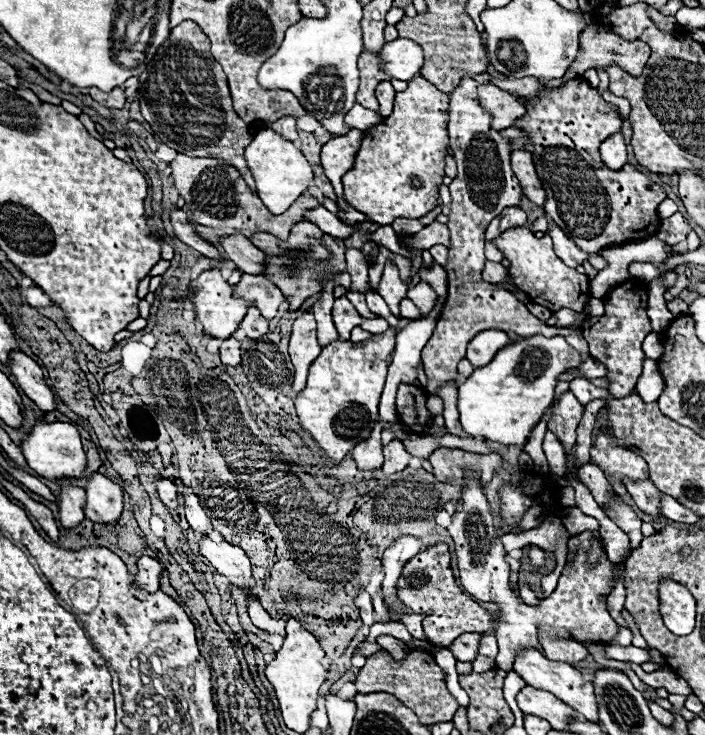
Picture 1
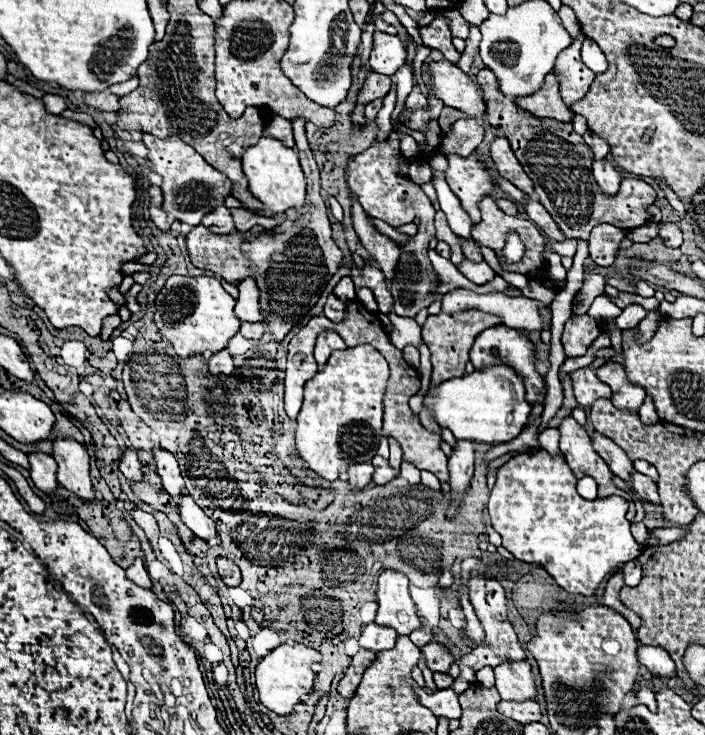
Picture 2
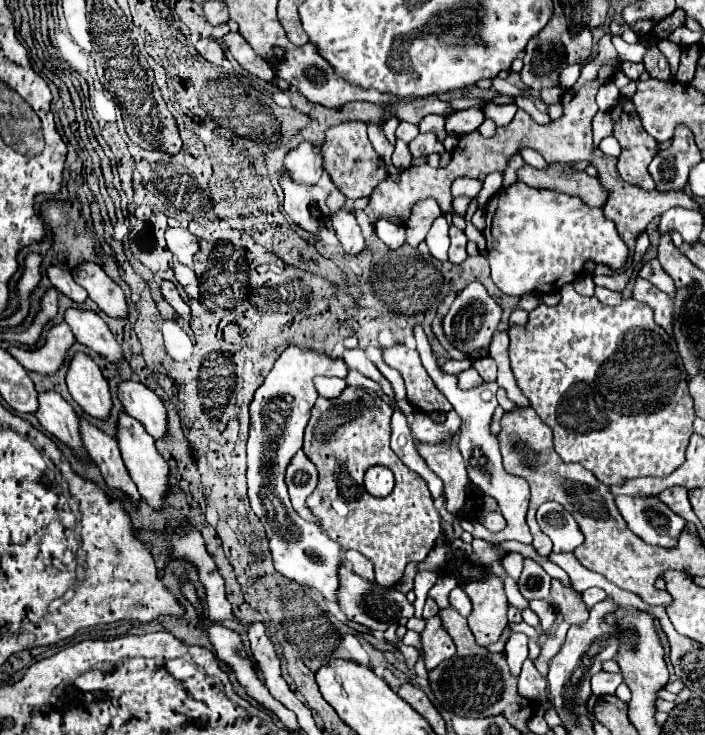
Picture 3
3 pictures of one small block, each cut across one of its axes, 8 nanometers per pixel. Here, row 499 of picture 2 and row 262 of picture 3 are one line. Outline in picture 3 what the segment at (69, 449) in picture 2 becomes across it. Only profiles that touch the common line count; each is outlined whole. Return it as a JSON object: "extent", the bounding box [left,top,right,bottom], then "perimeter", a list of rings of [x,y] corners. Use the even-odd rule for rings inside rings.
{"extent":[72,262,128,318],"perimeter":[[[82,262],[80,266],[72,270],[72,276],[82,288],[86,288],[88,296],[98,304],[102,312],[106,312],[108,316],[116,316],[116,318],[128,316],[122,288],[114,280],[110,280],[96,262]]]}

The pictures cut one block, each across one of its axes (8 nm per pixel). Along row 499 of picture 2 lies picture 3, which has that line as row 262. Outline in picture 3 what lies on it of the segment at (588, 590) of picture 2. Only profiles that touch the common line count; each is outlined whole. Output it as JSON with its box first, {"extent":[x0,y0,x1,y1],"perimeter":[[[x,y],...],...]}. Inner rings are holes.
{"extent":[484,182,628,294],"perimeter":[[[516,182],[492,196],[486,214],[484,236],[488,242],[492,282],[504,294],[558,292],[564,284],[574,282],[582,274],[586,260],[618,270],[628,256],[628,248],[620,240],[616,226],[604,218],[602,210],[590,208],[580,198],[568,194]]]}

